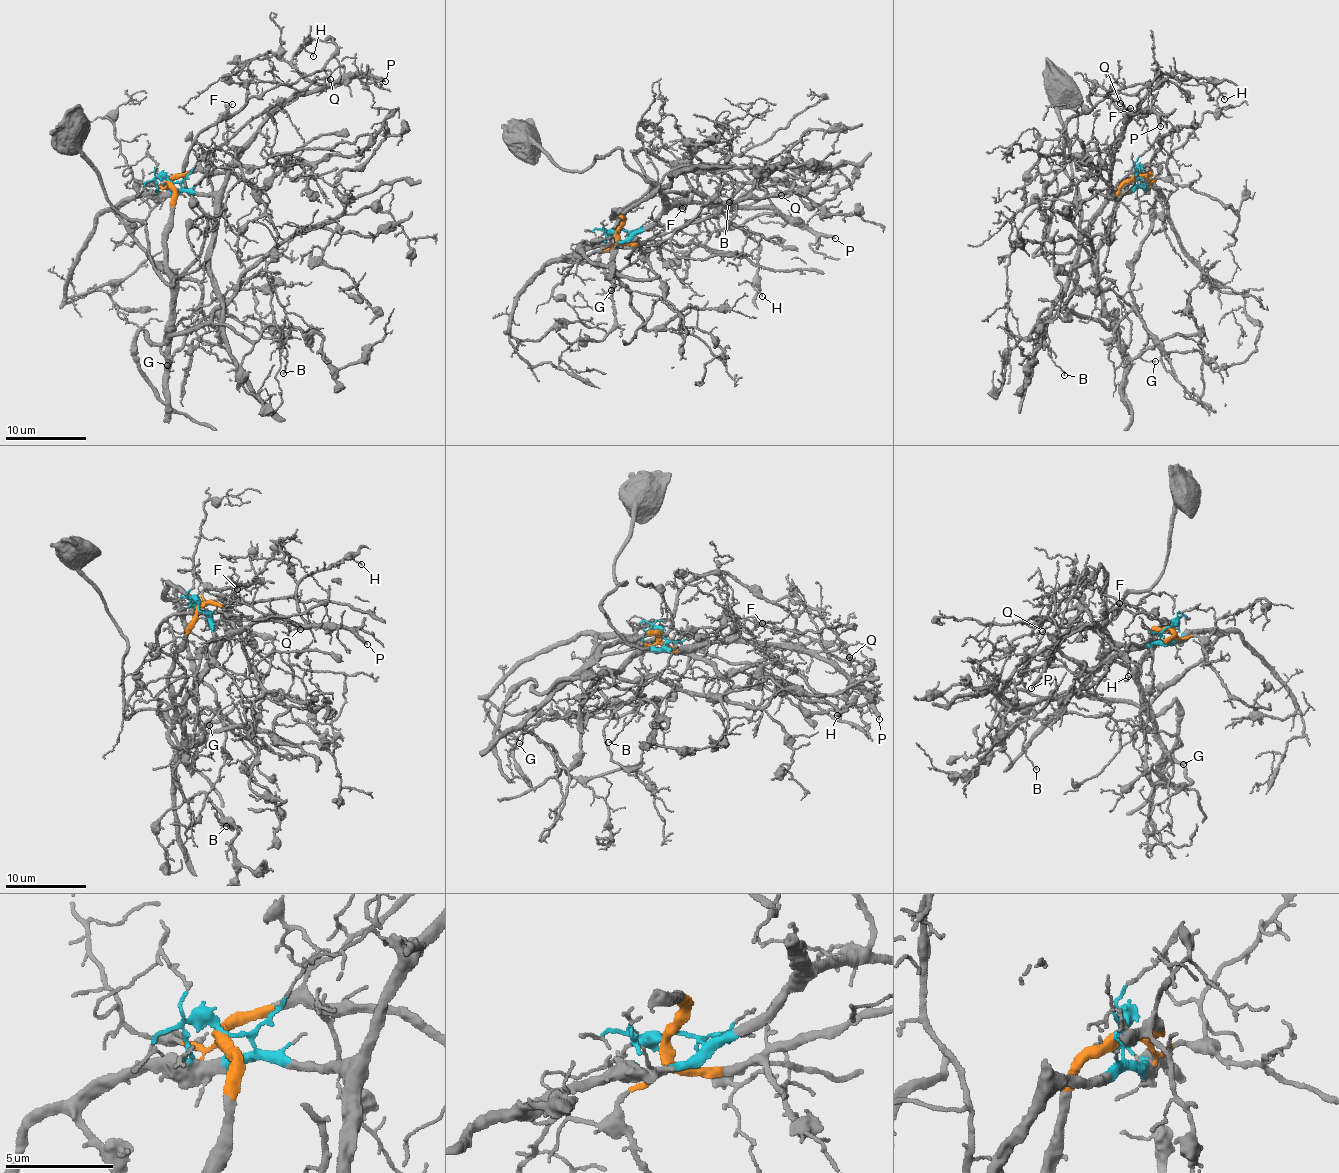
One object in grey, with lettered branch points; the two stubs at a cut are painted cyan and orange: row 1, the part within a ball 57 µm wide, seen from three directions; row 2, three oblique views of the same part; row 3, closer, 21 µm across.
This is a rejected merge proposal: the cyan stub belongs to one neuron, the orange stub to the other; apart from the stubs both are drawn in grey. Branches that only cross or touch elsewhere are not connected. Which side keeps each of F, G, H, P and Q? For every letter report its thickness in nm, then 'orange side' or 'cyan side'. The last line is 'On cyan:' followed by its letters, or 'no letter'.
F: 130 nm | cyan side
G: 90 nm | orange side
H: 100 nm | cyan side
P: 280 nm | cyan side
Q: 130 nm | cyan side
On cyan: F, H, P, Q

